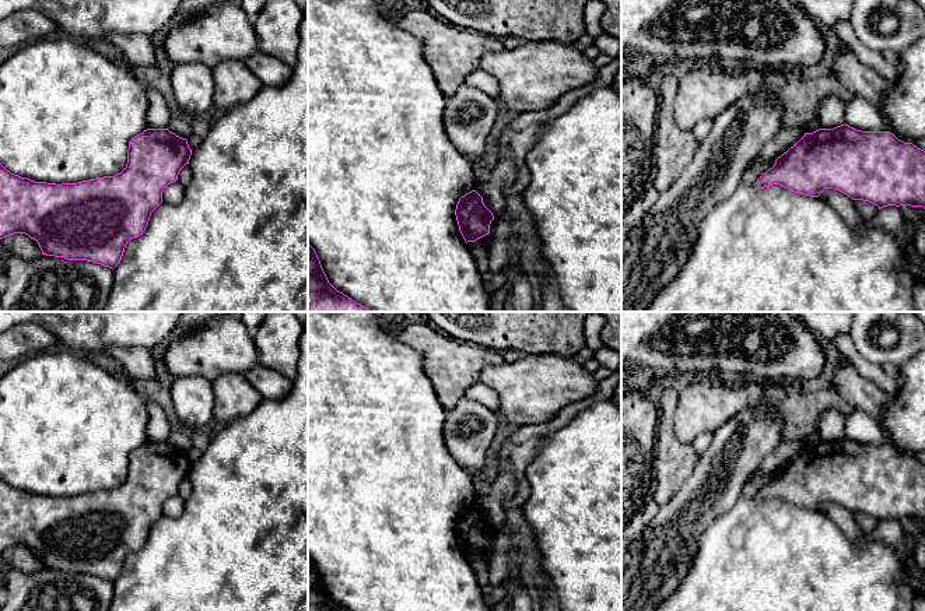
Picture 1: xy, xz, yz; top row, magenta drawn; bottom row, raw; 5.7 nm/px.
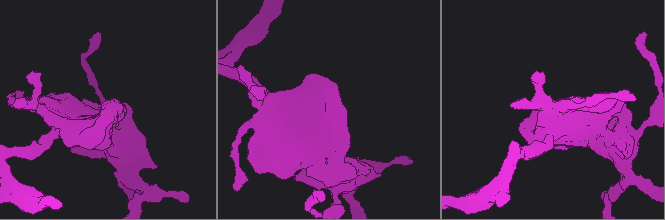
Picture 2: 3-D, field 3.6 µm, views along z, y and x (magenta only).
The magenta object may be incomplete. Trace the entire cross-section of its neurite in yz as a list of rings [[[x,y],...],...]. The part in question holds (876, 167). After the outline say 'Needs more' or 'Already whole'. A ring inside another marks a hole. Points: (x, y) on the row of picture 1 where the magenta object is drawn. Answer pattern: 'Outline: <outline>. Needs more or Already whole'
Outline: [[[844,123],[805,133],[753,186],[764,189],[772,185],[810,197],[819,197],[824,189],[834,189],[852,200],[869,201],[879,210],[905,204],[925,208],[925,151],[898,140],[890,131],[862,131]]]. Already whole

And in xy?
Outline: [[[147,129],[129,141],[126,168],[115,176],[56,185],[21,178],[0,164],[0,239],[25,233],[38,242],[42,254],[87,260],[113,270],[120,263],[127,242],[143,235],[151,213],[162,203],[164,189],[178,180],[190,155],[186,138],[168,129]]]. Already whole

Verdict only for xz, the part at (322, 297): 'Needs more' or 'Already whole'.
Already whole

